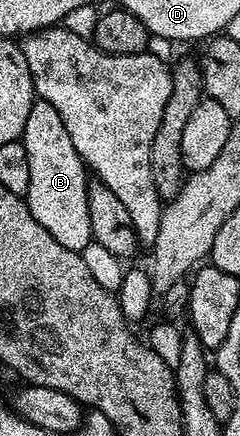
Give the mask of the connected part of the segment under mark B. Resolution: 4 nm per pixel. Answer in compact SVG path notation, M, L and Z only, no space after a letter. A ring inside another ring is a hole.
M37 98L30 109L30 117L26 117L26 129L22 136L26 149L26 157L30 157L30 189L26 202L34 221L54 237L61 245L71 251L84 252L86 245L93 242L90 225L90 205L88 204L88 184L90 171L84 165L78 149L74 149L74 141L70 141L70 133L66 133L66 125L62 125L62 117L58 117L58 109L46 100Z

